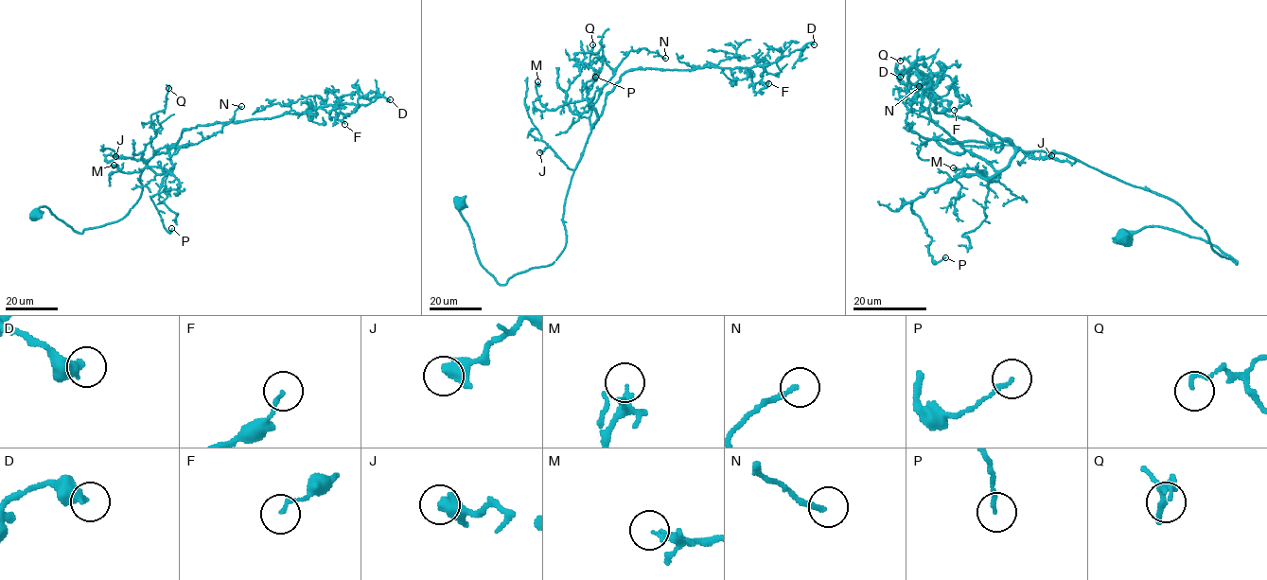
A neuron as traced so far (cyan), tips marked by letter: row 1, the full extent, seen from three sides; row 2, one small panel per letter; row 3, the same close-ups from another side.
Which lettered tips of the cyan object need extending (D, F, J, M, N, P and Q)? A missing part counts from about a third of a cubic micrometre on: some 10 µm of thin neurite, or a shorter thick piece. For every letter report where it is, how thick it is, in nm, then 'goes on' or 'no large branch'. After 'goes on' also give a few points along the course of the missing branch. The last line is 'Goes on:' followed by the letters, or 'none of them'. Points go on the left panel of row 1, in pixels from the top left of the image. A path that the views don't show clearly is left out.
D: (390, 99) | 480 nm | no large branch
F: (344, 124) | 150 nm | no large branch
J: (115, 156) | 400 nm | no large branch
M: (114, 165) | 170 nm | no large branch
N: (241, 106) | 190 nm | no large branch
P: (171, 228) | 140 nm | no large branch
Q: (168, 88) | 120 nm | no large branch
Goes on: none of them

